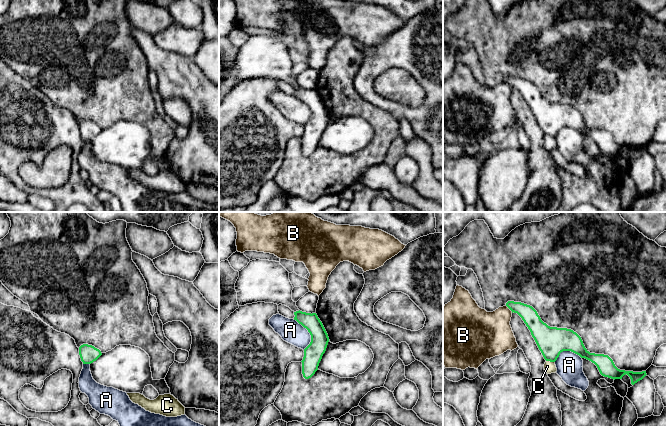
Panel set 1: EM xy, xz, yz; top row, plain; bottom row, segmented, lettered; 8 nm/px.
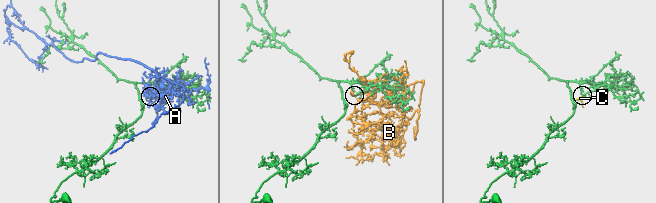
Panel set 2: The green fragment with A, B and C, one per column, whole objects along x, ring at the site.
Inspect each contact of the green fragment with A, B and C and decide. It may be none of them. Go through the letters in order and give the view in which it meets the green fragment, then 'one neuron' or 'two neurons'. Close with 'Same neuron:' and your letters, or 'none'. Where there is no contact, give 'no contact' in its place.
A: xz | two neurons
B: yz | two neurons
C: yz | two neurons
Same neuron: none

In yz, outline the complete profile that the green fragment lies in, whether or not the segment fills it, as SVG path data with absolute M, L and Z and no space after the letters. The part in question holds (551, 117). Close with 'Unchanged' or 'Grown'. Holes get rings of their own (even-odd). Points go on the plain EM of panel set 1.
M508 77L506 82L512 89L517 89L522 94L546 137L555 138L561 128L571 127L594 139L604 153L615 156L622 155L627 150L631 155L631 160L634 161L647 151L646 147L620 146L608 131L590 129L576 108L567 104L548 102L530 81Z. Unchanged

